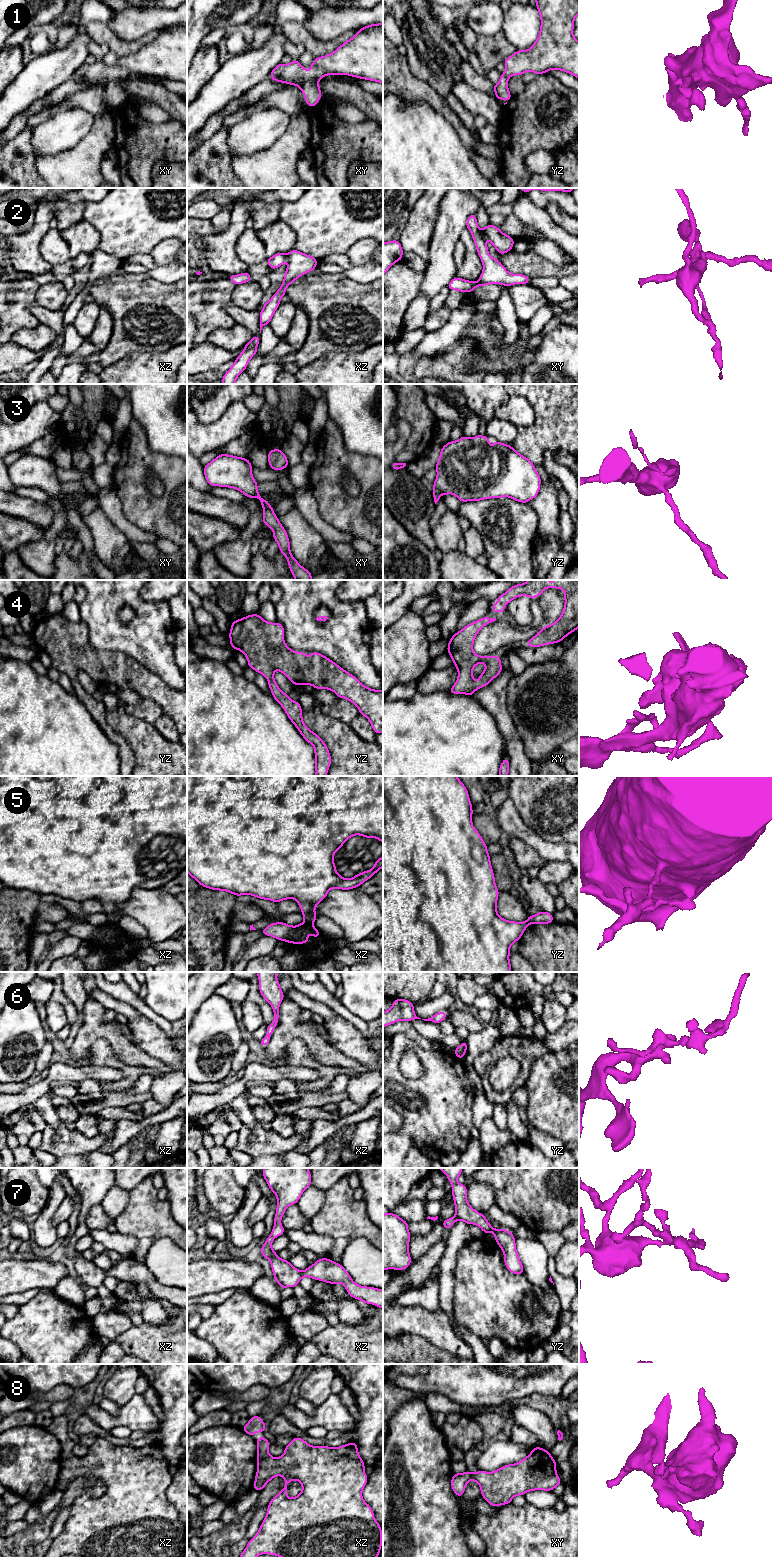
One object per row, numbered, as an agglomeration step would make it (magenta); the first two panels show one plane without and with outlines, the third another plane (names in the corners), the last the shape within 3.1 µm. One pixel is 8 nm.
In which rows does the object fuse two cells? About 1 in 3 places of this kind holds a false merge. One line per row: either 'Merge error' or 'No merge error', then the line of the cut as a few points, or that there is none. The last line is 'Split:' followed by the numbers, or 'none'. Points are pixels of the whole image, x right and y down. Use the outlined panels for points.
1: No merge error. No split
2: Merge error. Split along xy (481, 230), (485, 237)
3: No merge error. No split
4: No merge error. No split
5: Merge error. Split along xz (305, 920), (311, 924)
6: No merge error. No split
7: No merge error. No split
8: No merge error. No split
Split: 2, 5

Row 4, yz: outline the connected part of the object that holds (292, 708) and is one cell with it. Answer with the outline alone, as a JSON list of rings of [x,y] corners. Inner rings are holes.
[[[257,613],[251,614],[232,622],[229,638],[231,647],[240,650],[246,656],[248,667],[268,679],[273,698],[282,706],[303,738],[313,745],[315,776],[326,776],[331,764],[331,755],[324,741],[304,724],[299,702],[291,700],[288,694],[280,690],[274,680],[275,670],[281,671],[296,686],[307,684],[318,690],[325,688],[333,691],[339,698],[347,699],[355,704],[359,713],[369,720],[376,734],[383,733],[383,690],[374,690],[364,686],[354,675],[348,673],[321,653],[311,652],[311,655],[307,657],[305,652],[293,651],[284,642],[284,627],[282,624],[267,622]]]

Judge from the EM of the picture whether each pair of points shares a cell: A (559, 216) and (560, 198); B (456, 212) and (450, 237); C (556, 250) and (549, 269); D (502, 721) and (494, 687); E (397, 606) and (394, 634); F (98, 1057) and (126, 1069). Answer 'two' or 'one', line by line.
A: two
B: one
C: two
D: one
E: two
F: one

